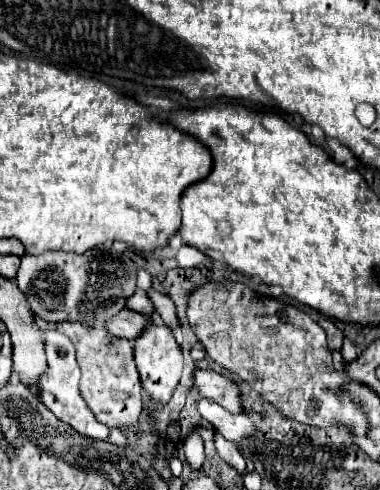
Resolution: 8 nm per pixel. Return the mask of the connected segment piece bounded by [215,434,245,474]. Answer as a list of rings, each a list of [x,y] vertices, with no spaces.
[[[215,434],[215,450],[217,450],[217,454],[219,454],[229,466],[233,466],[239,474],[245,470],[245,458],[241,456],[241,452],[235,448],[235,444],[223,440],[223,436],[219,436],[219,434]]]

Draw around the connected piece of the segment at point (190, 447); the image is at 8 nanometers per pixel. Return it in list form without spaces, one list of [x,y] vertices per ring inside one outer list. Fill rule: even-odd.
[[[193,430],[193,432],[183,440],[183,448],[185,448],[185,456],[187,456],[189,464],[191,464],[195,470],[199,470],[201,464],[203,464],[203,458],[205,458],[205,454],[203,454],[203,440],[201,440],[199,430]]]

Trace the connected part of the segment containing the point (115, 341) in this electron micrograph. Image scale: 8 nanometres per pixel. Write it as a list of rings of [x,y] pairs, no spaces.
[[[59,322],[57,330],[71,338],[77,348],[77,364],[81,368],[79,390],[91,412],[99,422],[109,428],[133,428],[139,420],[141,402],[141,382],[133,360],[133,346],[125,338],[111,336],[103,326],[93,324],[71,324]]]

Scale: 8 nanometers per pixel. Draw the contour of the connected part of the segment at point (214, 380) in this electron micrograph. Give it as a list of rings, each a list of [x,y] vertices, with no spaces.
[[[195,370],[195,388],[199,388],[205,398],[221,404],[229,412],[243,414],[239,386],[215,370]]]

